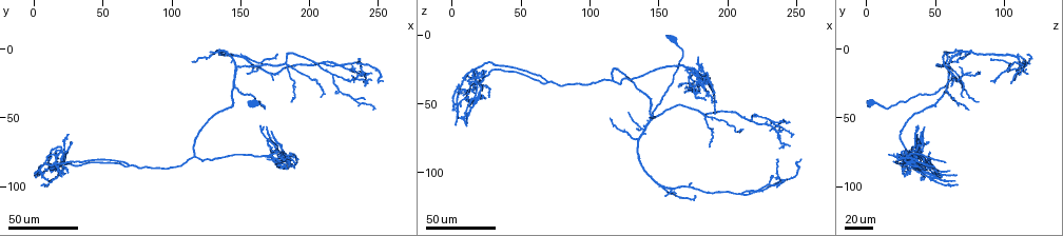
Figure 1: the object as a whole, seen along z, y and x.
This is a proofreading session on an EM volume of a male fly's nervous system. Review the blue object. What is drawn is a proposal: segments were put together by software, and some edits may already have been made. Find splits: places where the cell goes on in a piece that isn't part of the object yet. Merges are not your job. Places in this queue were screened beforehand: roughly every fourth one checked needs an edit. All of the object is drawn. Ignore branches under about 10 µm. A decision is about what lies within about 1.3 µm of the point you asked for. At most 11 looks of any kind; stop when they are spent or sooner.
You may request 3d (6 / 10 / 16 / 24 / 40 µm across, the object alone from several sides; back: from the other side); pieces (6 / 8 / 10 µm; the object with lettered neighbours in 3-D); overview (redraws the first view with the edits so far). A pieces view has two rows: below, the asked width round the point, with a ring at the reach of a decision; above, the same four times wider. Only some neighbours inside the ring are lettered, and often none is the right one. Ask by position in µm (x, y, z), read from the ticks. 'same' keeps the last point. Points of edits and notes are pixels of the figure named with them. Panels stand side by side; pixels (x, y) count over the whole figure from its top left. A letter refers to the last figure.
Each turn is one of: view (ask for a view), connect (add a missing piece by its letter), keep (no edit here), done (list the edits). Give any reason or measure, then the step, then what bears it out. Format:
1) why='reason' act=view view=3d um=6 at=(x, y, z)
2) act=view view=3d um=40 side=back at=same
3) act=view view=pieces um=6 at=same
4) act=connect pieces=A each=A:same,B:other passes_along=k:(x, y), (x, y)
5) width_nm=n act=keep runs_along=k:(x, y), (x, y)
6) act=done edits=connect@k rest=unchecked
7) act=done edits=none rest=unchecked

why='an open end' act=view view=3d um=40 at=(178, 6, 116)

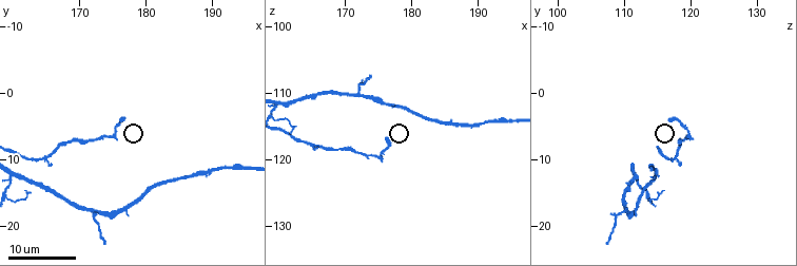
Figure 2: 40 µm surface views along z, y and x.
act=view view=pieces um=10 at=(176.5, 4.0, 116.5)

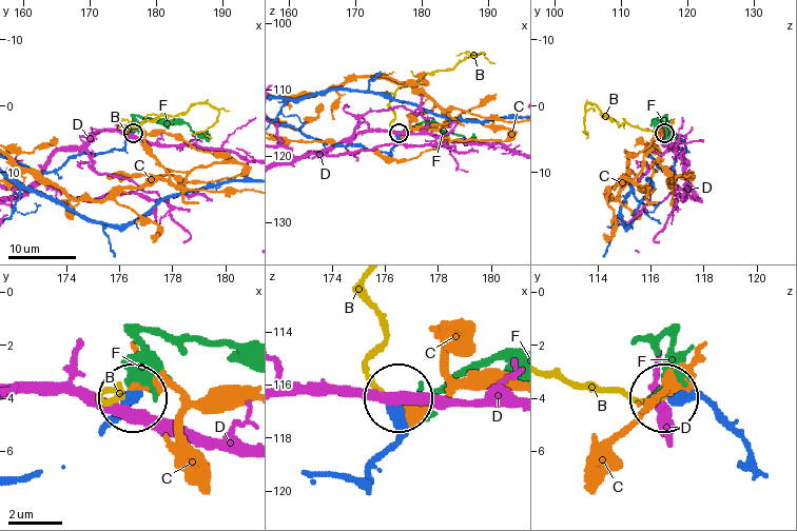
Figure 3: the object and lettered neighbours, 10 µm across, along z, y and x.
act=connect pieces=B each=B:same,C:other,D:other,F:other passes_along=3:(365, 473), (399, 414), (371, 373), (385, 319), (365, 286) found='the cell continues'

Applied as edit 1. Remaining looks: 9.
why='branch stops here' act=view view=3d um=24 at=(182, 88, 32)

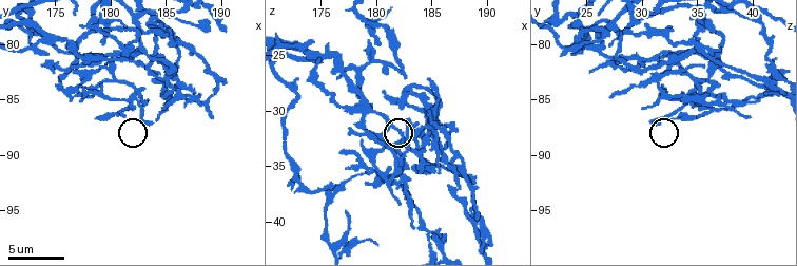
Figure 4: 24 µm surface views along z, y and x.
why='what lies round it' act=view view=pieces um=10 at=(183.8, 87.2, 31.0)

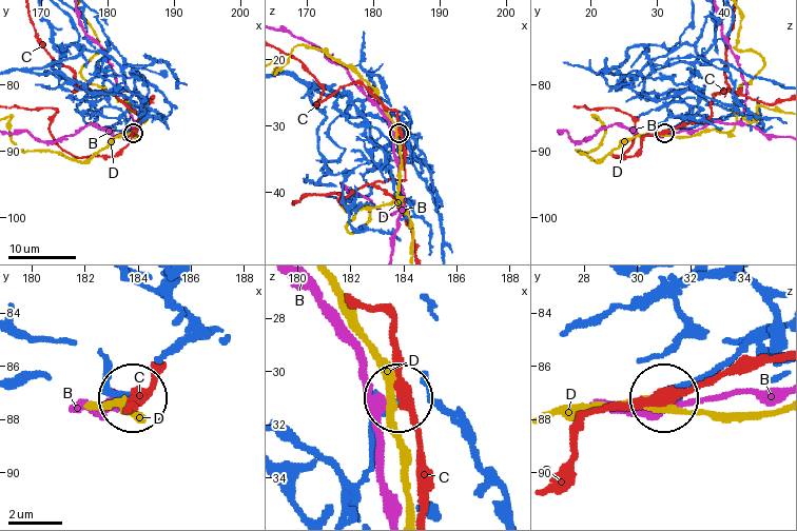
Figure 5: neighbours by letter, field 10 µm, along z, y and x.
width_nm=300 act=keep each=B:other,C:other,D:other runs_along=5:(356, 483), (370, 428), (392, 402) found='none of them fits'

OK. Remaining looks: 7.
why='branch stops here' act=view view=3d um=40 at=(10, 86, 44)

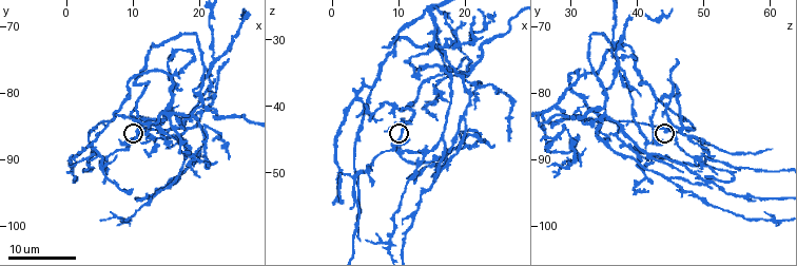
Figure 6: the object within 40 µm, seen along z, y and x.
why='see the neighbours' act=view view=pieces um=8 at=(8.0, 87.5, 43.5)

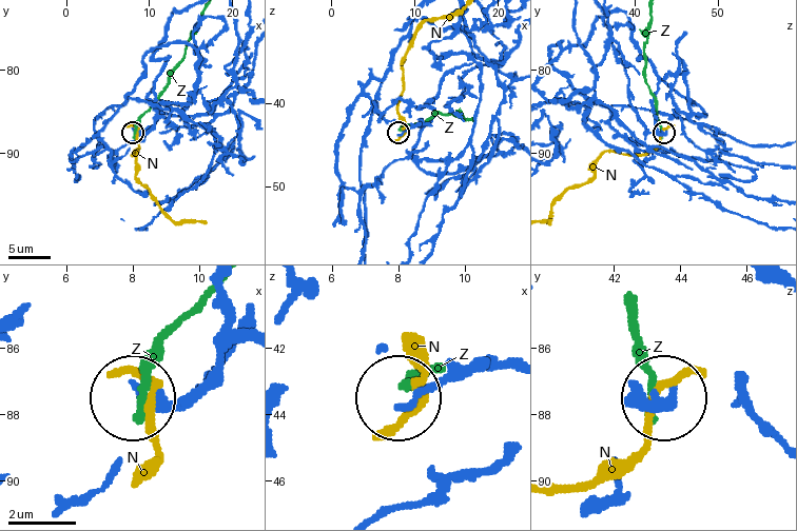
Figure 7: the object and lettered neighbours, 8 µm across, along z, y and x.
act=keep each=N:other,Z:other runs_along=7:(630, 33), (637, 57), (657, 79), (655, 125), (665, 132) found='no lettered piece goes on from it'

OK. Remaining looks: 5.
why='free end' act=view view=3d um=16 at=(7.5, 83.0, 31.0)

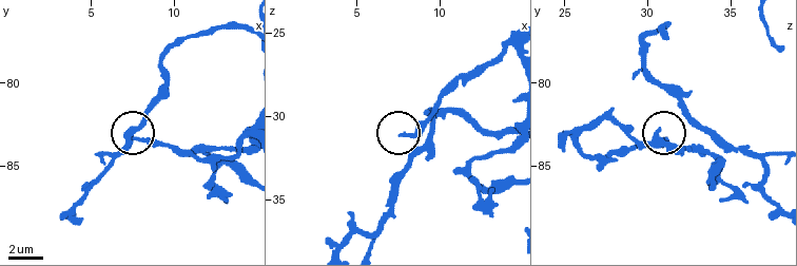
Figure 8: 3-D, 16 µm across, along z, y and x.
act=view view=pieces um=6 at=(7.8, 83.5, 31.1)

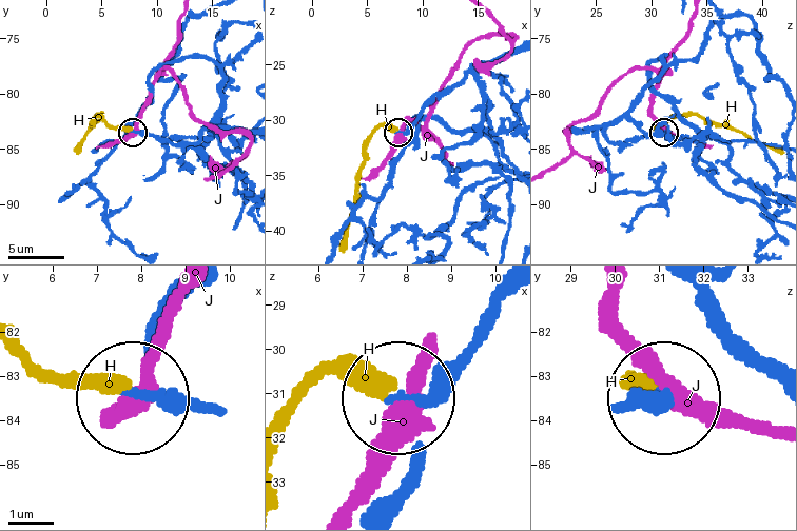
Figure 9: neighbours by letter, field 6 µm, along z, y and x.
width_nm=210 act=connect pieces=H each=H:same,J:other found='it goes on there'

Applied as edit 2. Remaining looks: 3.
why='an open end' act=view view=3d um=24 at=(6.0, 92.0, 52.0)

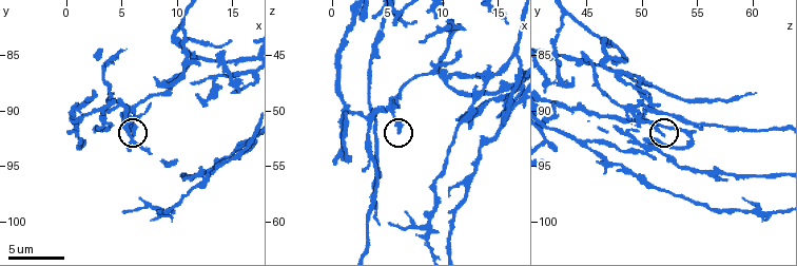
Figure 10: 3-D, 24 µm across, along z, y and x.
act=view view=pieces um=8 at=(6.2, 92.0, 51.8)

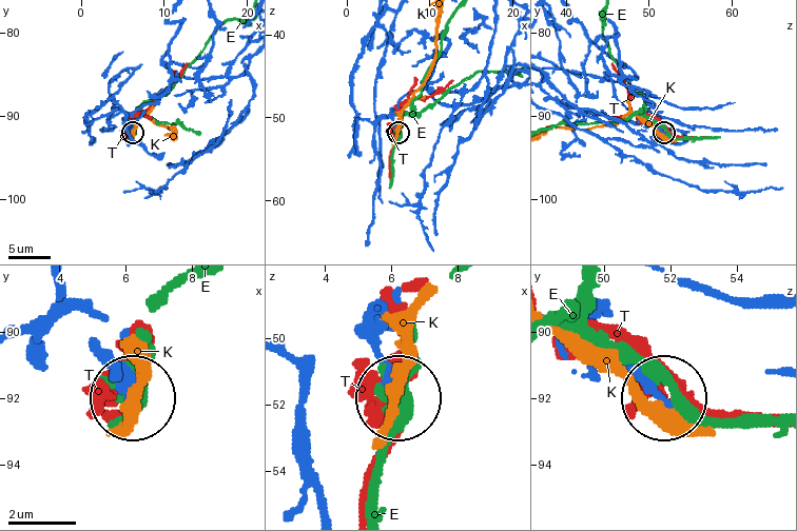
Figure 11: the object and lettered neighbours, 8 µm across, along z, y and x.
act=keep each=E:other,K:other,T:other found='none of them fits'

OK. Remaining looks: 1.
act=done edits=connect@3,connect@9 rest=unchecked

